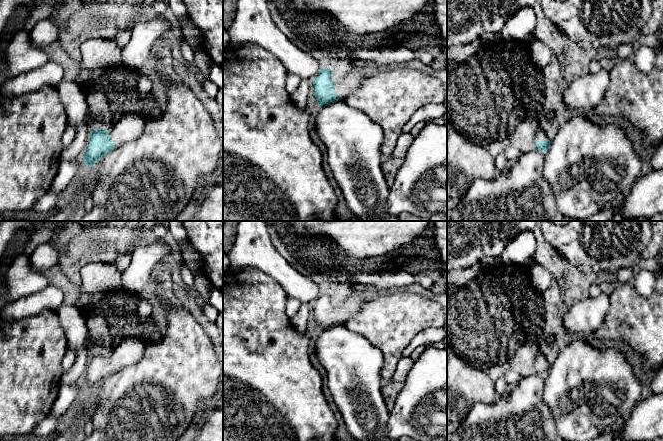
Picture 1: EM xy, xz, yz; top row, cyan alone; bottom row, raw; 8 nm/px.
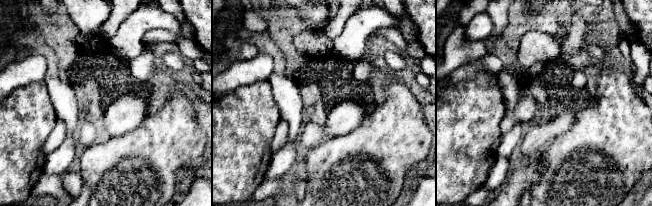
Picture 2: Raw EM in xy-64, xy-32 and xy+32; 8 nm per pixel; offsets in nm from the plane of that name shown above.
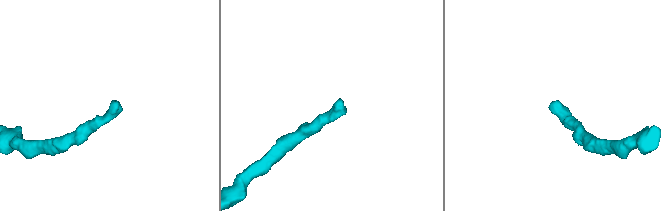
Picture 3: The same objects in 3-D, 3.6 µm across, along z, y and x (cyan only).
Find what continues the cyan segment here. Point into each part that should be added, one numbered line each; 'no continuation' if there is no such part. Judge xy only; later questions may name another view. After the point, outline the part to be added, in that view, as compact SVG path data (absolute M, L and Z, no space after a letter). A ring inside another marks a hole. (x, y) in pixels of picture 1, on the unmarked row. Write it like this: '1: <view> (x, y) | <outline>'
1: xy (129, 351) | M129 337L122 340L108 353L114 372L137 363L143 357L148 342L139 337Z

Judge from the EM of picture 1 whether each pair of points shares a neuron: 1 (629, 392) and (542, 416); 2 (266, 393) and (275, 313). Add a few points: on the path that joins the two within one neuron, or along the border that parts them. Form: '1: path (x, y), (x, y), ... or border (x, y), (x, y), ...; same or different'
1: border (543, 392), (543, 400), (550, 409), (554, 426); different
2: path (266, 373), (266, 333); same

